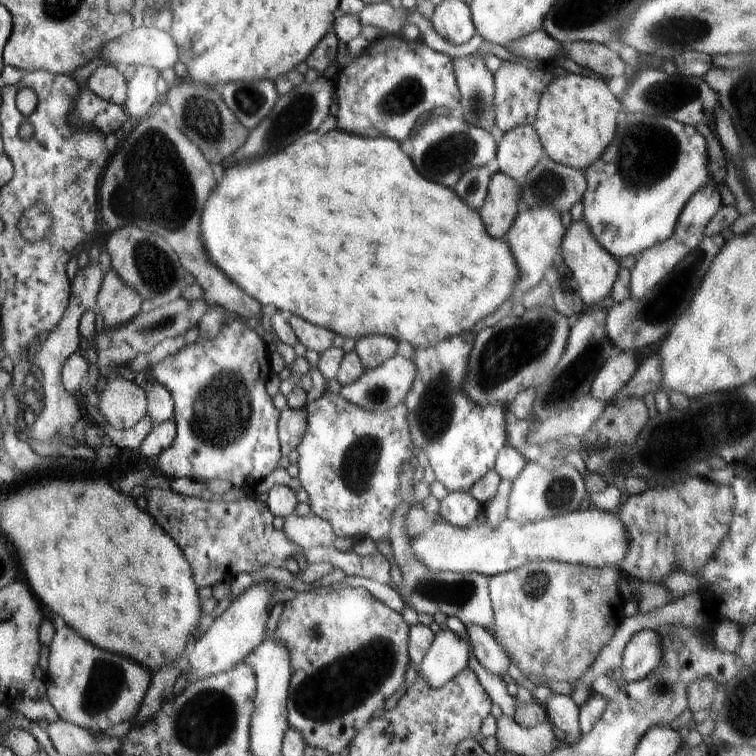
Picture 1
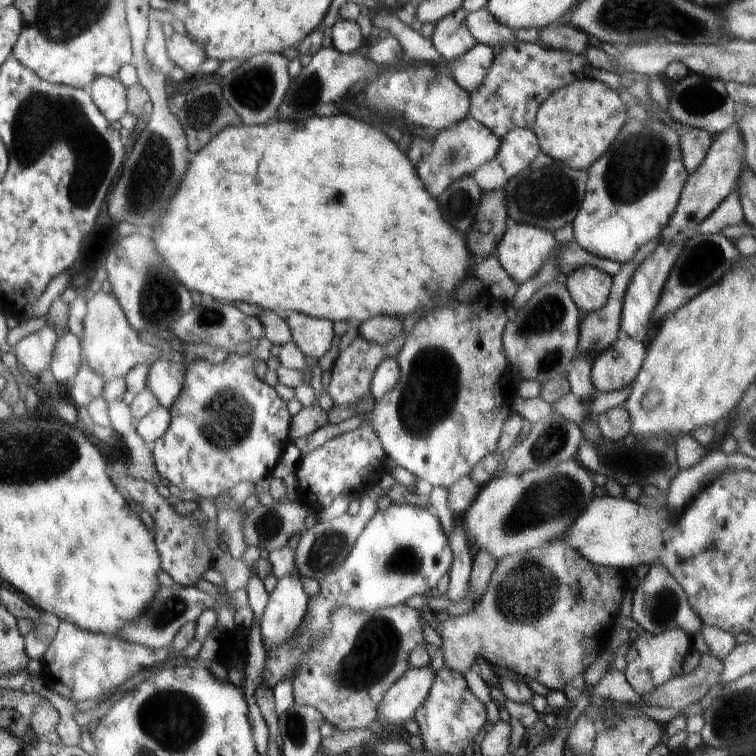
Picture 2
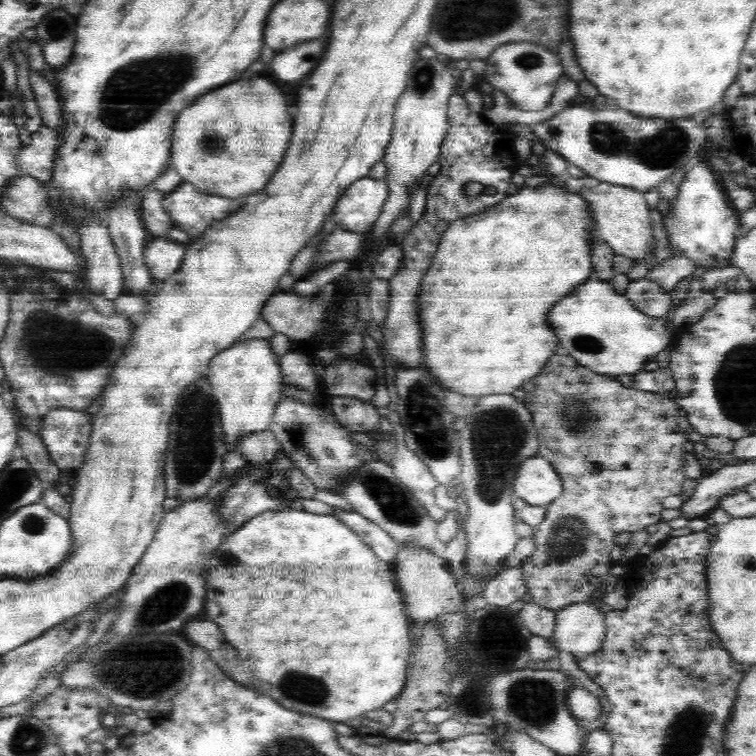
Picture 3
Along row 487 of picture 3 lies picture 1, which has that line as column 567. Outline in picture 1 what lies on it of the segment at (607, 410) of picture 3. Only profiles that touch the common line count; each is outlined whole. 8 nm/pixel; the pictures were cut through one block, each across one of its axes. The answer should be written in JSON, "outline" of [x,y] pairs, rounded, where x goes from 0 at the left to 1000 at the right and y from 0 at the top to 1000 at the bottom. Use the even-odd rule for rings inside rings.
{"outline":[[[704,742],[681,754],[648,763],[647,791],[652,806],[652,824],[647,836],[661,852],[676,872],[676,878],[683,880],[698,896],[714,897],[717,901],[763,903],[769,896],[784,881],[788,868],[798,856],[810,845],[815,831],[827,820],[827,794],[819,780],[821,755],[815,750],[782,751],[771,747],[754,747],[742,742]]]}

